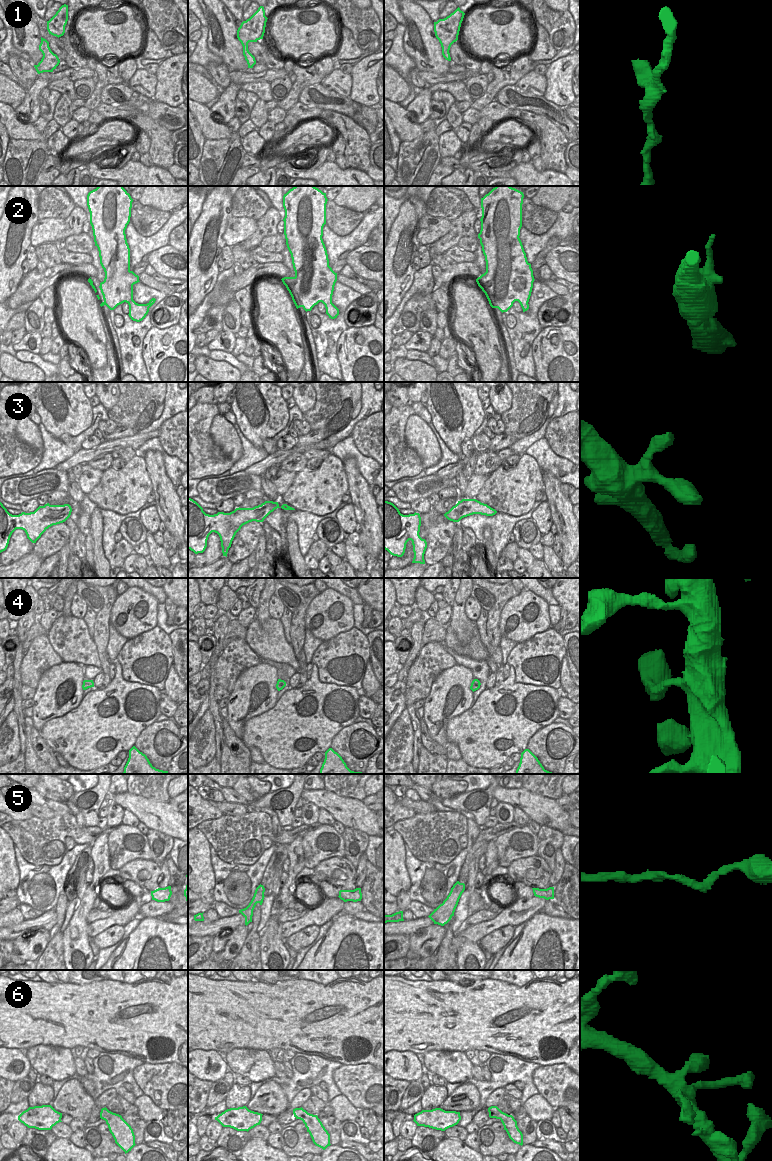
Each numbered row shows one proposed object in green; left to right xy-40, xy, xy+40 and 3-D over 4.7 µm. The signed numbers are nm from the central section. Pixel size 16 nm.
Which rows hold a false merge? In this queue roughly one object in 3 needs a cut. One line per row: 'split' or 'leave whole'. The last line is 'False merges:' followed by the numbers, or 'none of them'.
1: leave whole
2: leave whole
3: leave whole
4: leave whole
5: leave whole
6: leave whole
False merges: none of them

